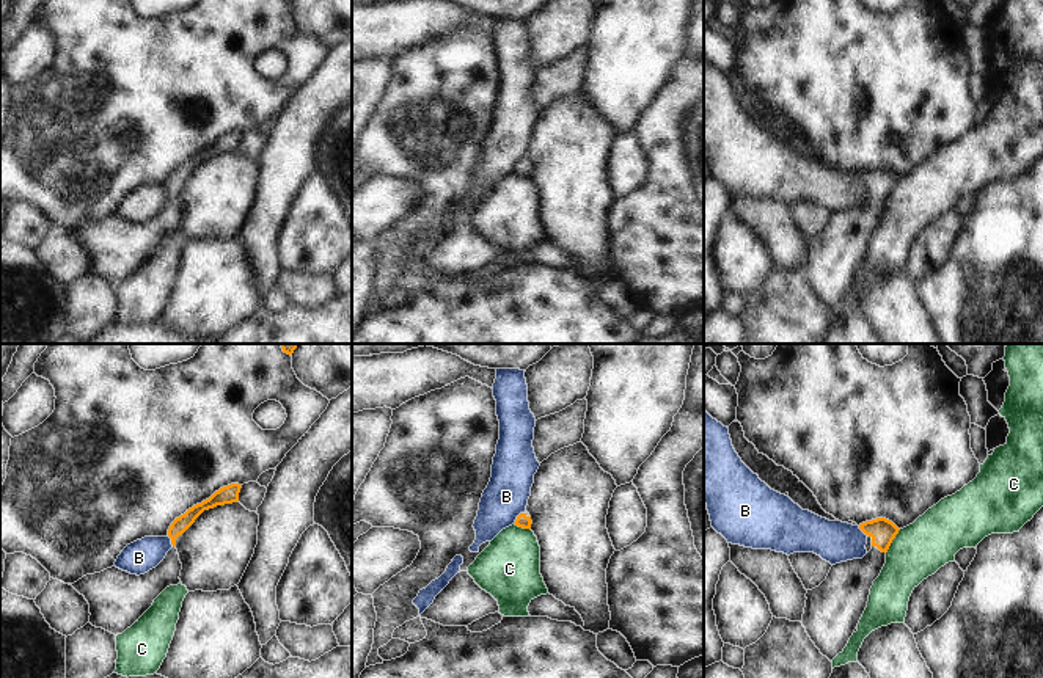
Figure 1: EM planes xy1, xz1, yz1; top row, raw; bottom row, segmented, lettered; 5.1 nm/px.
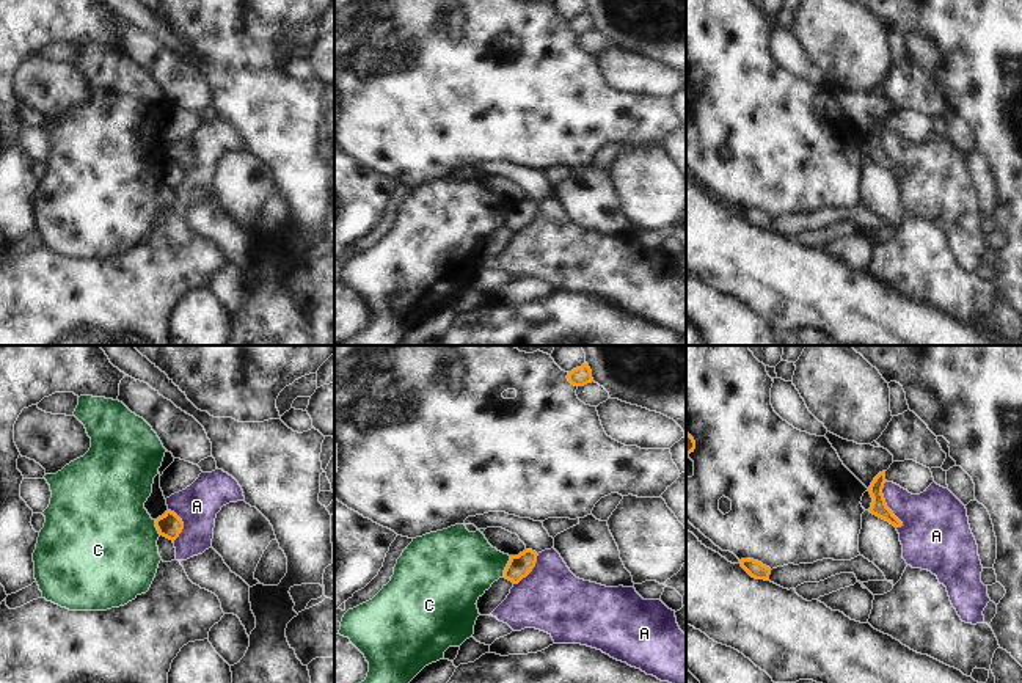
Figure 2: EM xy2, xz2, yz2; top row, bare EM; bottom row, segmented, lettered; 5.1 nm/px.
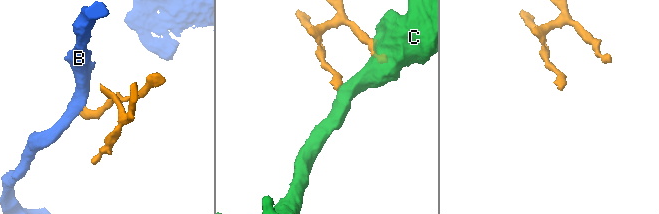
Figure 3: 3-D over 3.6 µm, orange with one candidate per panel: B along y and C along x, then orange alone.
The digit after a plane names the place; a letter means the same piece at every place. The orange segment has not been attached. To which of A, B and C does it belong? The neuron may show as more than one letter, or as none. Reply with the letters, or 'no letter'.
no letter

